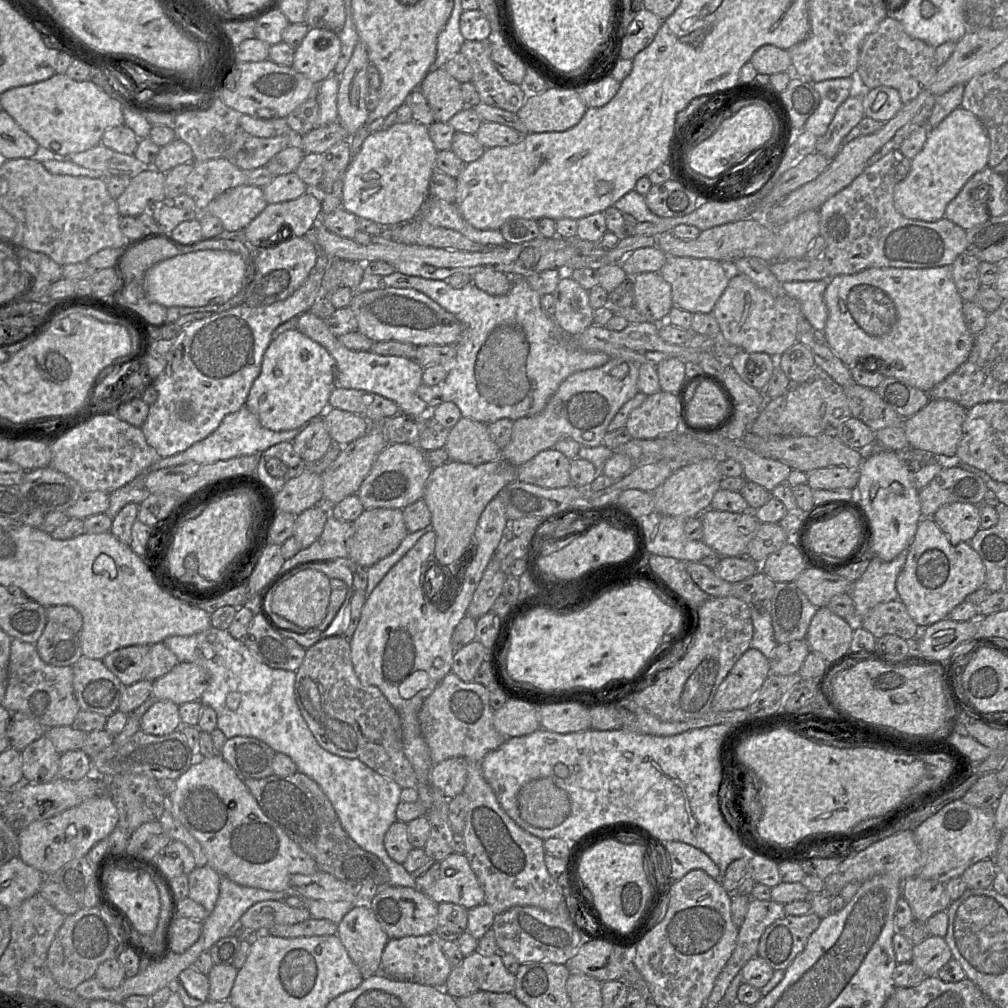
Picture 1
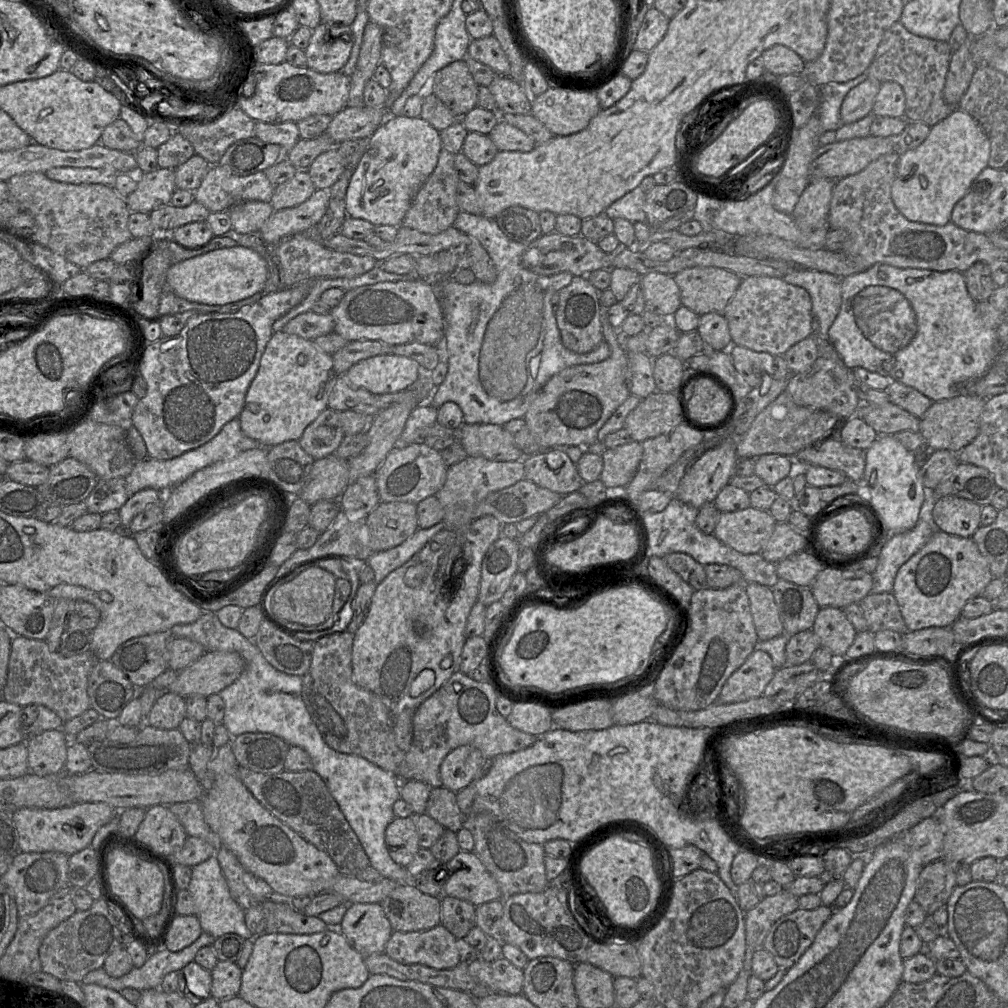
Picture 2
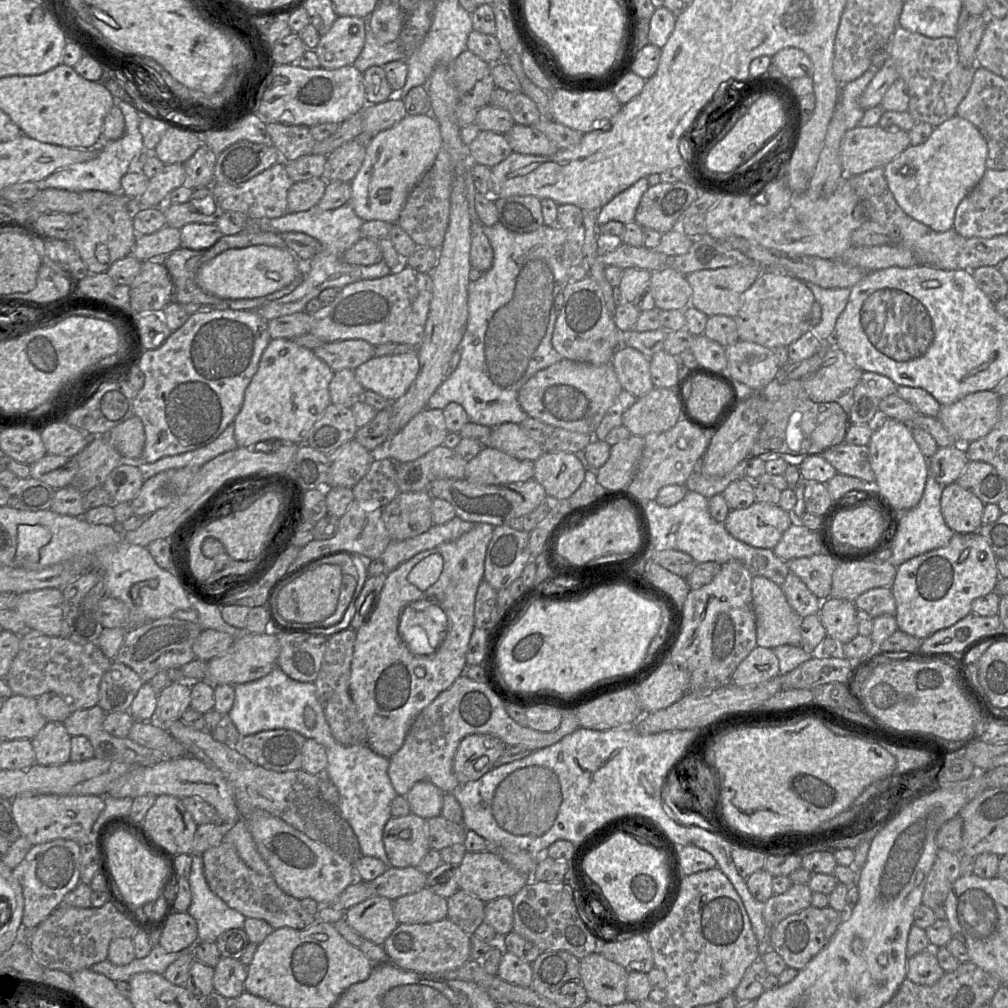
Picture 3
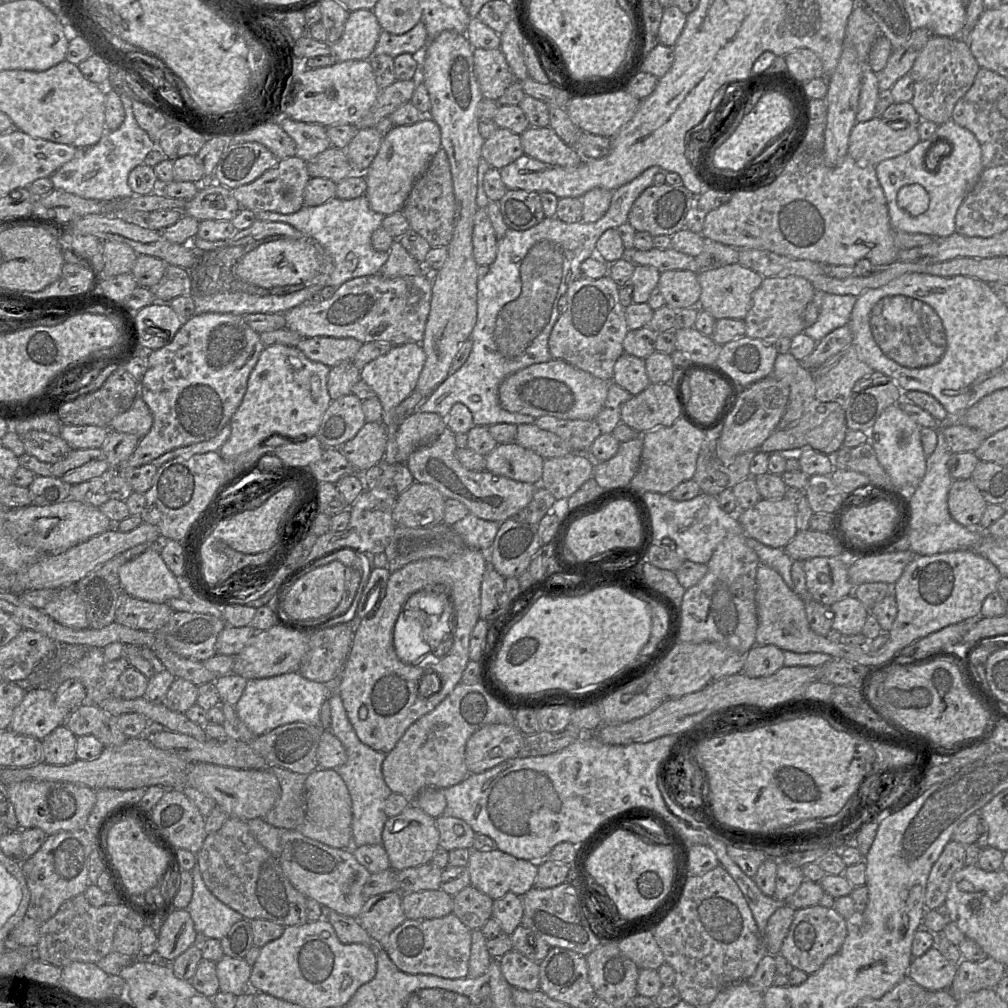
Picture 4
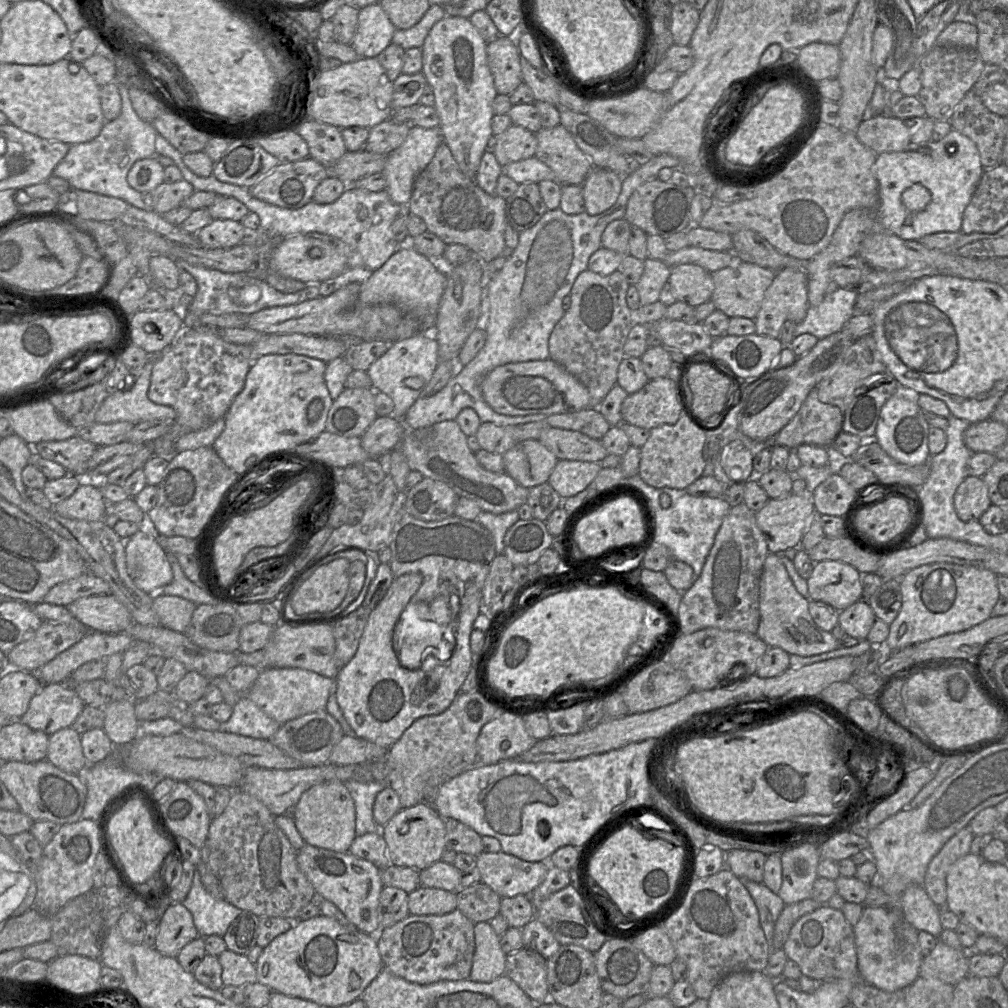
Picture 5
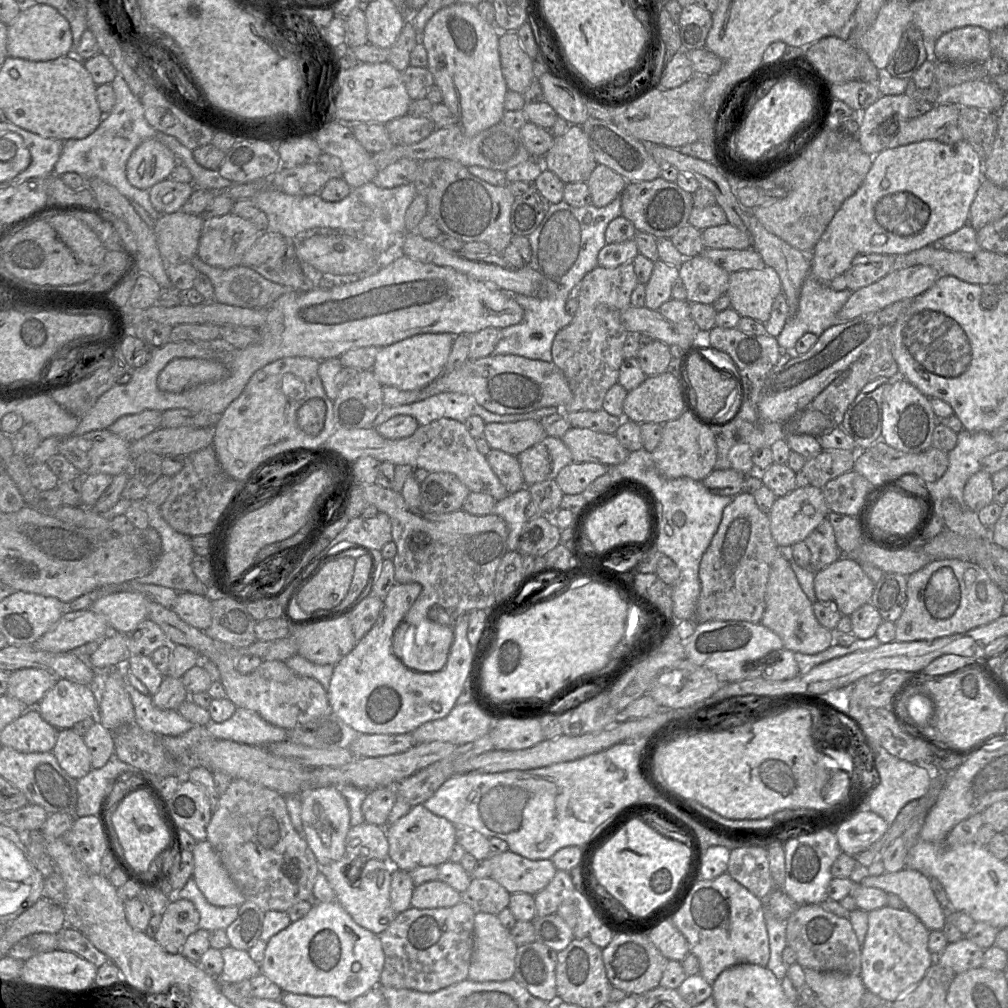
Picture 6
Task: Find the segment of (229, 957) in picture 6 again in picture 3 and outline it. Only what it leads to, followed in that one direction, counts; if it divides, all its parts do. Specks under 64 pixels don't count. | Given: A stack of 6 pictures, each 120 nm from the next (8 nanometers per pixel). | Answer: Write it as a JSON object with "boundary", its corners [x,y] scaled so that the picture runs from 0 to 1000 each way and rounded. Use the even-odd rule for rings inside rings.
{"boundary":[[[219,949],[212,959],[212,983],[230,993],[243,983],[244,970],[245,959],[240,956],[238,951]]]}

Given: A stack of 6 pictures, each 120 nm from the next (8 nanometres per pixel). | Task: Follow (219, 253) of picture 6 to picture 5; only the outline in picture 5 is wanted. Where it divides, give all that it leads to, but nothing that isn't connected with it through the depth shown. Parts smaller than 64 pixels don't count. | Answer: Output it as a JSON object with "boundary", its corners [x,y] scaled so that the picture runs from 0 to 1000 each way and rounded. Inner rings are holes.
{"boundary":[[[212,217],[195,231],[198,243],[203,246],[231,245],[238,241],[244,225],[238,219]]]}

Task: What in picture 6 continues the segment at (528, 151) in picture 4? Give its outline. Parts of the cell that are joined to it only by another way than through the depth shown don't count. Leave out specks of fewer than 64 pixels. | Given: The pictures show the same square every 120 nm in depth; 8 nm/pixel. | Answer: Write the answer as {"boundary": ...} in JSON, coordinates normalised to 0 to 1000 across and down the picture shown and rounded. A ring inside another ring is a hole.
{"boundary":[[[566,123],[559,134],[550,136],[548,146],[533,159],[561,183],[582,181],[592,164],[582,134],[570,123]]]}

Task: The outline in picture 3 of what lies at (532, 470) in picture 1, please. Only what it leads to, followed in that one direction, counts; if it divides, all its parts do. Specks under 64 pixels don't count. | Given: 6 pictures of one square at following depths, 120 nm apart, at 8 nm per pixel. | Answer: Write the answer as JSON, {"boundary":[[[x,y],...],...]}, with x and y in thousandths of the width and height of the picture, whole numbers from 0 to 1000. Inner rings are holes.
{"boundary":[[[541,448],[530,457],[529,474],[538,481],[547,497],[563,497],[578,478],[580,469],[576,457],[566,448]]]}

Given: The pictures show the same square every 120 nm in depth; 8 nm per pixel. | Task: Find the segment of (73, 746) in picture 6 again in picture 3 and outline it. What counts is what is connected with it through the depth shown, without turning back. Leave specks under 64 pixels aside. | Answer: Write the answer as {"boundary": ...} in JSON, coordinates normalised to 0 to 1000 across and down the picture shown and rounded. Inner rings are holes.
{"boundary":[[[47,716],[31,737],[37,758],[54,760],[69,756],[70,730],[63,717]]]}

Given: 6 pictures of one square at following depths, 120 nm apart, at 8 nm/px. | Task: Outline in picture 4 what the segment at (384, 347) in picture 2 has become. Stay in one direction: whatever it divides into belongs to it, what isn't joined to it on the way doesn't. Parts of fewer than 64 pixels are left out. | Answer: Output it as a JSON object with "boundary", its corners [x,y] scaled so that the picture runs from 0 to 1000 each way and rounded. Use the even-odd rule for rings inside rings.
{"boundary":[[[311,334],[301,335],[294,344],[306,356],[329,365],[349,358],[359,342],[351,335]]]}

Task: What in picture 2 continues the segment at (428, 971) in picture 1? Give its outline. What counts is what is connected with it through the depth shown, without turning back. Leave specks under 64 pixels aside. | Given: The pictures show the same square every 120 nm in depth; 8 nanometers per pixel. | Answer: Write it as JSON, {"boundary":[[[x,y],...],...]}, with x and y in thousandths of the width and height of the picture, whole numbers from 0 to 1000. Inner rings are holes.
{"boundary":[[[438,917],[422,924],[390,924],[381,945],[398,956],[417,956],[435,962],[448,961],[457,954],[452,935],[453,931]]]}

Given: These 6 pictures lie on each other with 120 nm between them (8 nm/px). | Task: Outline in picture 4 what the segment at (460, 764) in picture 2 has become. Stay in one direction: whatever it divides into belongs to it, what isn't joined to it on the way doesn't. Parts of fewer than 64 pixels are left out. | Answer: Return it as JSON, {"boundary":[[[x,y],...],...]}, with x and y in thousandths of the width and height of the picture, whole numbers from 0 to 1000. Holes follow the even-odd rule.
{"boundary":[[[484,718],[469,727],[462,737],[461,757],[466,767],[477,767],[511,752],[520,737],[512,719]]]}

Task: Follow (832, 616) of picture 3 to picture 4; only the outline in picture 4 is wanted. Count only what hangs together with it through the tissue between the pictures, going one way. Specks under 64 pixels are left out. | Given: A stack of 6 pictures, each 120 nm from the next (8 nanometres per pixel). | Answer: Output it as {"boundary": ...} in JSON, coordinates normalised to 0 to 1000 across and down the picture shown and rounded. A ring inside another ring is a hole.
{"boundary":[[[843,589],[824,601],[826,607],[825,623],[837,630],[855,628],[863,604],[847,589]]]}

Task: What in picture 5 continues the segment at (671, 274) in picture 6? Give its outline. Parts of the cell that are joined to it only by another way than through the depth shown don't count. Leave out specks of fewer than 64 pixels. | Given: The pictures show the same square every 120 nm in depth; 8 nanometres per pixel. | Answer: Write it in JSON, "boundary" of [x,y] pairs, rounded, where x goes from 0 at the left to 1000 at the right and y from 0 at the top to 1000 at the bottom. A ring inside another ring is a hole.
{"boundary":[[[643,255],[639,258],[638,272],[630,282],[635,296],[635,302],[643,303],[654,298],[658,284],[663,280],[666,265],[658,259]]]}

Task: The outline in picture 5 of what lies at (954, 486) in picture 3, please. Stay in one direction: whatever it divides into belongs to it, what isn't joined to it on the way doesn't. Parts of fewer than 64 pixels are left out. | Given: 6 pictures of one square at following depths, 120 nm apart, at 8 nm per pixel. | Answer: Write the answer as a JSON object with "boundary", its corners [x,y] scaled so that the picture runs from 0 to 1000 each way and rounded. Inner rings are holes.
{"boundary":[[[959,472],[948,485],[946,503],[956,517],[971,516],[984,500],[980,482],[971,472]]]}

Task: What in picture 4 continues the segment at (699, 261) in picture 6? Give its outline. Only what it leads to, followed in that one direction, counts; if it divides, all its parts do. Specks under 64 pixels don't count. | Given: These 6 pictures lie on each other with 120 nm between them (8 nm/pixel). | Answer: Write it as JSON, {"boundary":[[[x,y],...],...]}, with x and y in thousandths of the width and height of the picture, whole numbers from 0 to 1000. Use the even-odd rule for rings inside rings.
{"boundary":[[[662,268],[656,270],[652,283],[667,306],[692,305],[695,284],[692,271],[686,268]]]}

